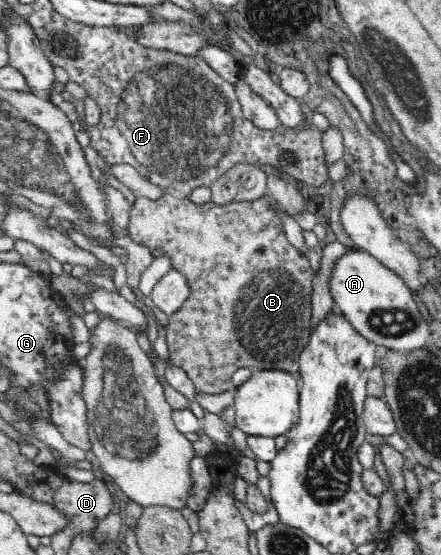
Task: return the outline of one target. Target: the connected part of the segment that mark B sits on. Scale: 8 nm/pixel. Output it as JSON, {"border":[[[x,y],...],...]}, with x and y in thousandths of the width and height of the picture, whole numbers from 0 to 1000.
{"border":[[[392,348],[370,350],[358,360],[308,353],[304,368],[297,369],[290,407],[295,429],[340,449],[363,447],[370,461],[379,461],[388,470],[388,483],[422,497],[426,517],[435,524],[431,537],[413,548],[413,555],[381,571],[376,614],[388,656],[417,665],[449,705],[467,710],[503,710],[503,706],[526,701],[531,697],[524,683],[526,674],[544,661],[567,661],[576,667],[644,667],[660,672],[678,667],[676,645],[680,645],[689,623],[698,620],[710,591],[710,569],[705,568],[710,490],[698,463],[655,438],[639,404],[639,391],[630,387],[630,373],[621,369],[621,364],[624,360],[605,348],[569,362],[551,360],[515,369],[494,369],[478,360],[449,369],[435,364],[429,355]]]}

